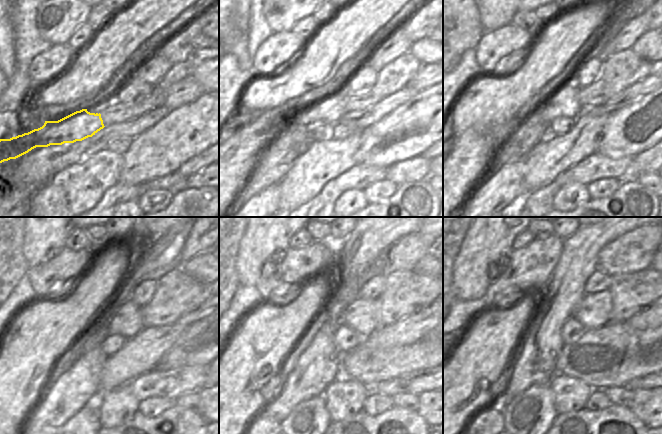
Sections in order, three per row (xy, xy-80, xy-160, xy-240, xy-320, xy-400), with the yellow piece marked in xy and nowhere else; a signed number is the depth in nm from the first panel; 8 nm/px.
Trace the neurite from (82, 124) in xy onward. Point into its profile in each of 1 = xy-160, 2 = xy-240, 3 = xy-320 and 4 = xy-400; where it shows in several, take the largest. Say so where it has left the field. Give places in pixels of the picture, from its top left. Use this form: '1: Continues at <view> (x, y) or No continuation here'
1: Continues at xy-160 (564, 101)
2: Continues at xy-240 (126, 320)
3: Continues at xy-320 (360, 316)
4: Continues at xy-400 (594, 311).

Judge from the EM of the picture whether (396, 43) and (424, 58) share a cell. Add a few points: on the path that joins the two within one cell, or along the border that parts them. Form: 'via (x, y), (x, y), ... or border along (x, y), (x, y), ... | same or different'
border along (411, 43), (411, 47), (408, 50) | different

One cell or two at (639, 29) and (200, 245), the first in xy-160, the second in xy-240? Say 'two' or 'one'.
one

